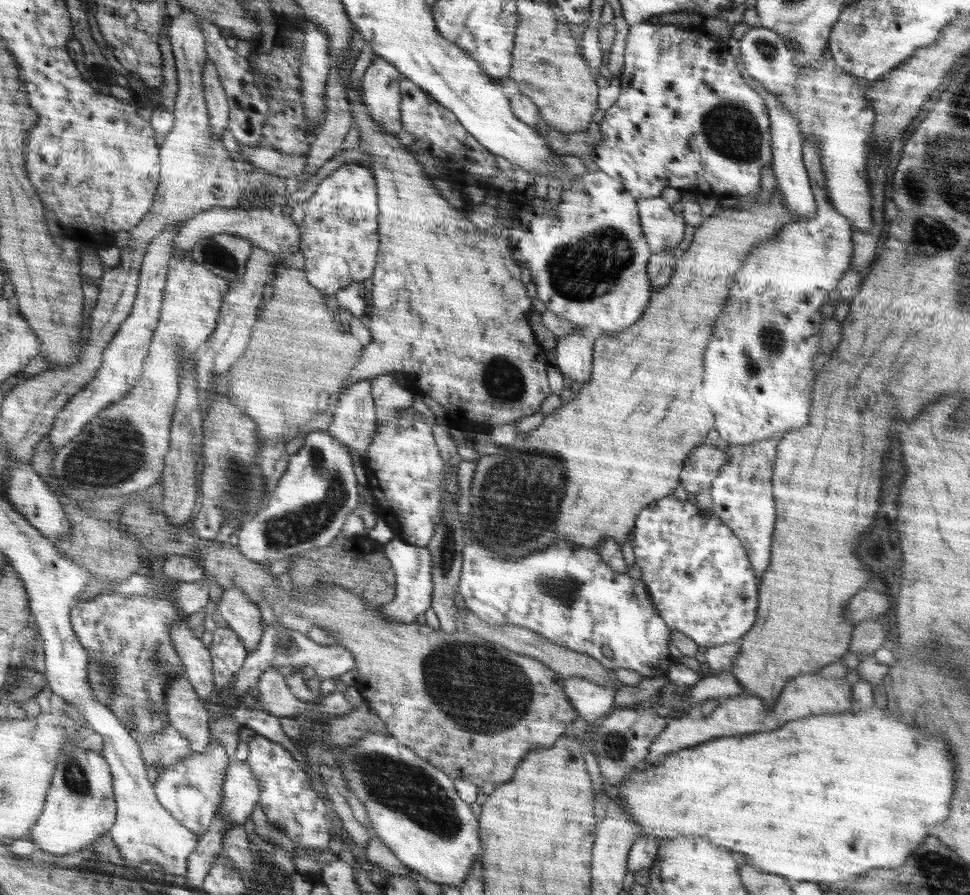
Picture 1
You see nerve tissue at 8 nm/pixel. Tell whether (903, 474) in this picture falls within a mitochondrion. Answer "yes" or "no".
no

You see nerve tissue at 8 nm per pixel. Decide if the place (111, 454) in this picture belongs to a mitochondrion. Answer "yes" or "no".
yes

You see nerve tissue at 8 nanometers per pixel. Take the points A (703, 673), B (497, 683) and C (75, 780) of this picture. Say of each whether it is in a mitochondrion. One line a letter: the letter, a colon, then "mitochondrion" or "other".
A: other
B: mitochondrion
C: mitochondrion

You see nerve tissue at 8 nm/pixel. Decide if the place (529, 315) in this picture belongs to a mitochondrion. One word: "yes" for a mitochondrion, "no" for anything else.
no

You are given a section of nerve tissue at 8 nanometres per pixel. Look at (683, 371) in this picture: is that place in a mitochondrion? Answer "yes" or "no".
no

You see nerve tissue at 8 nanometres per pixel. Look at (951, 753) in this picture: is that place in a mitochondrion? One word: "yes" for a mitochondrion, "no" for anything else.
no

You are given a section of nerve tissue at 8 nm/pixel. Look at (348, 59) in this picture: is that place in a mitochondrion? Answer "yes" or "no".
no

